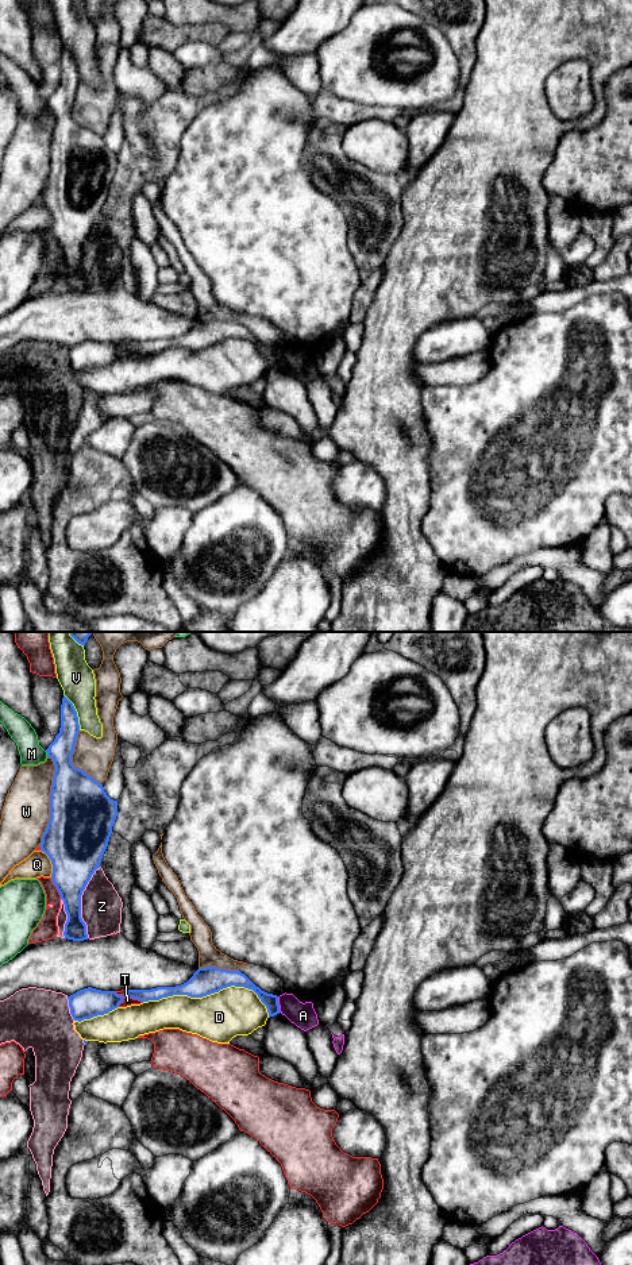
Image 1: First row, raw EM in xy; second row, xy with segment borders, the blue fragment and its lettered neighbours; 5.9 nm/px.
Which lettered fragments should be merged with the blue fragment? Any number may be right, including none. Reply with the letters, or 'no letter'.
no letter

